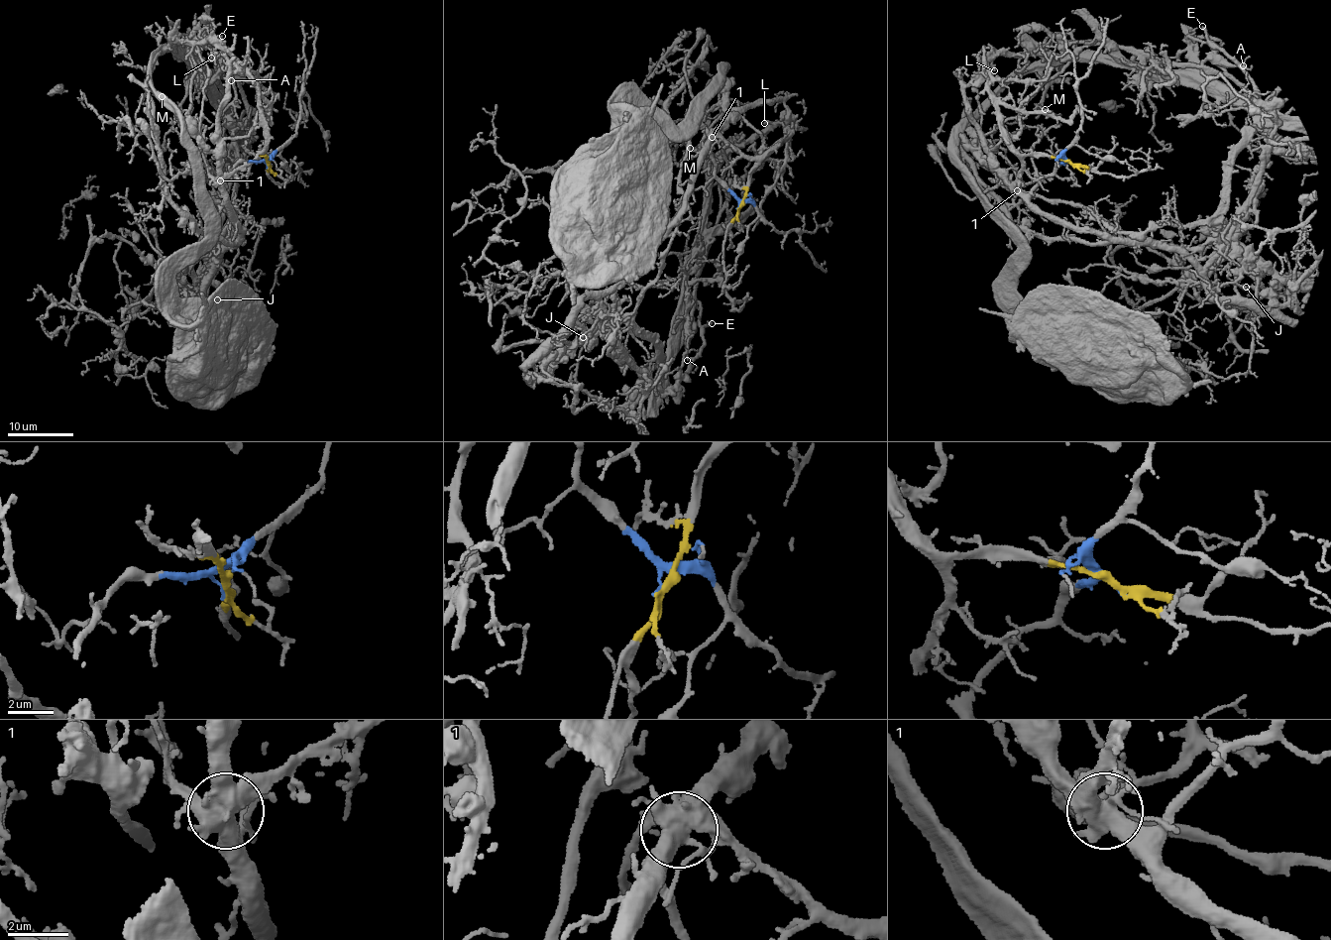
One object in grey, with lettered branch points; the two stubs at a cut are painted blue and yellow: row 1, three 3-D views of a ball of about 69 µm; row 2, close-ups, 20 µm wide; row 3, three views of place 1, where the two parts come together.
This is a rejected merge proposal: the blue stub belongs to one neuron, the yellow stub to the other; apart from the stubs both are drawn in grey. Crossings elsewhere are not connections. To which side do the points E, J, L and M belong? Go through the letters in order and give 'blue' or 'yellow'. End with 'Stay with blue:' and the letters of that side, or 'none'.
E: blue
J: blue
L: yellow
M: yellow
Stay with blue: E, J

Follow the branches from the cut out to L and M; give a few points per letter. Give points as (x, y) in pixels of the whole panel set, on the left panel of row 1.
L: (267, 163), (266, 156), (259, 152), (263, 151), (267, 142), (256, 81), (223, 50), (217, 47), (212, 58)
M: (267, 163), (256, 81), (223, 50), (169, 45), (149, 75), (162, 97)

